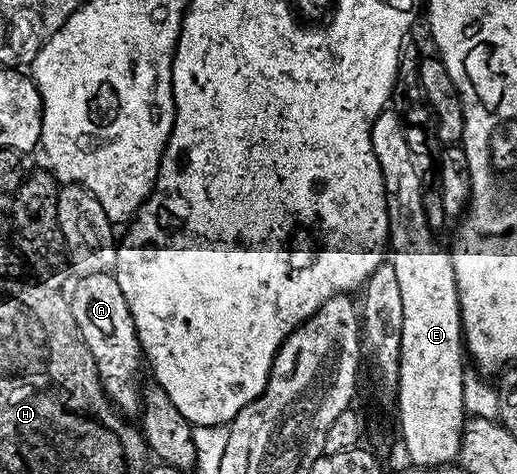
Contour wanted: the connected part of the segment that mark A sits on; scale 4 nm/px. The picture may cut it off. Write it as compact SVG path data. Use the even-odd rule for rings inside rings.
M109 271L83 275L77 281L79 283L75 285L74 292L69 292L68 295L72 317L76 317L76 326L80 328L96 361L106 398L119 412L137 416L140 411L140 387L137 382L134 384L134 378L137 377L138 370L144 367L144 356L142 346L138 344L136 325L132 321L128 301L124 301L124 293L120 293L120 285Z

